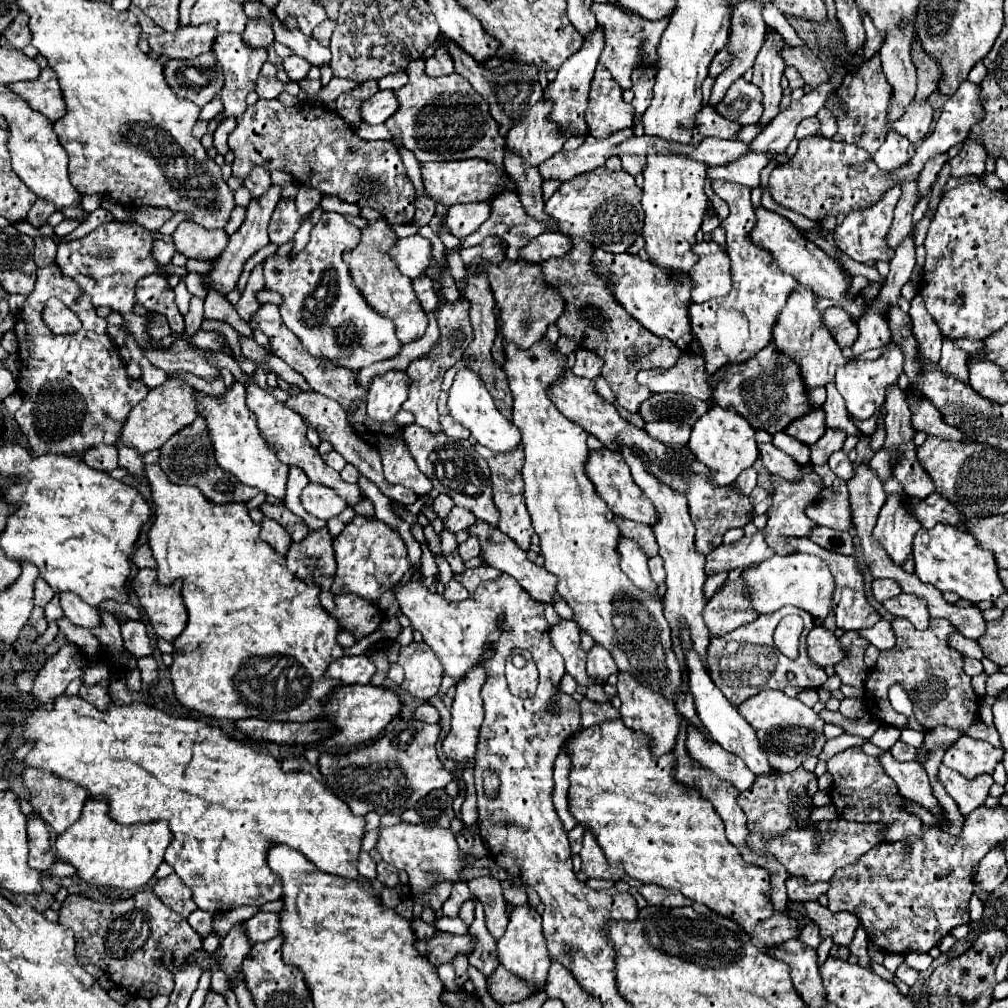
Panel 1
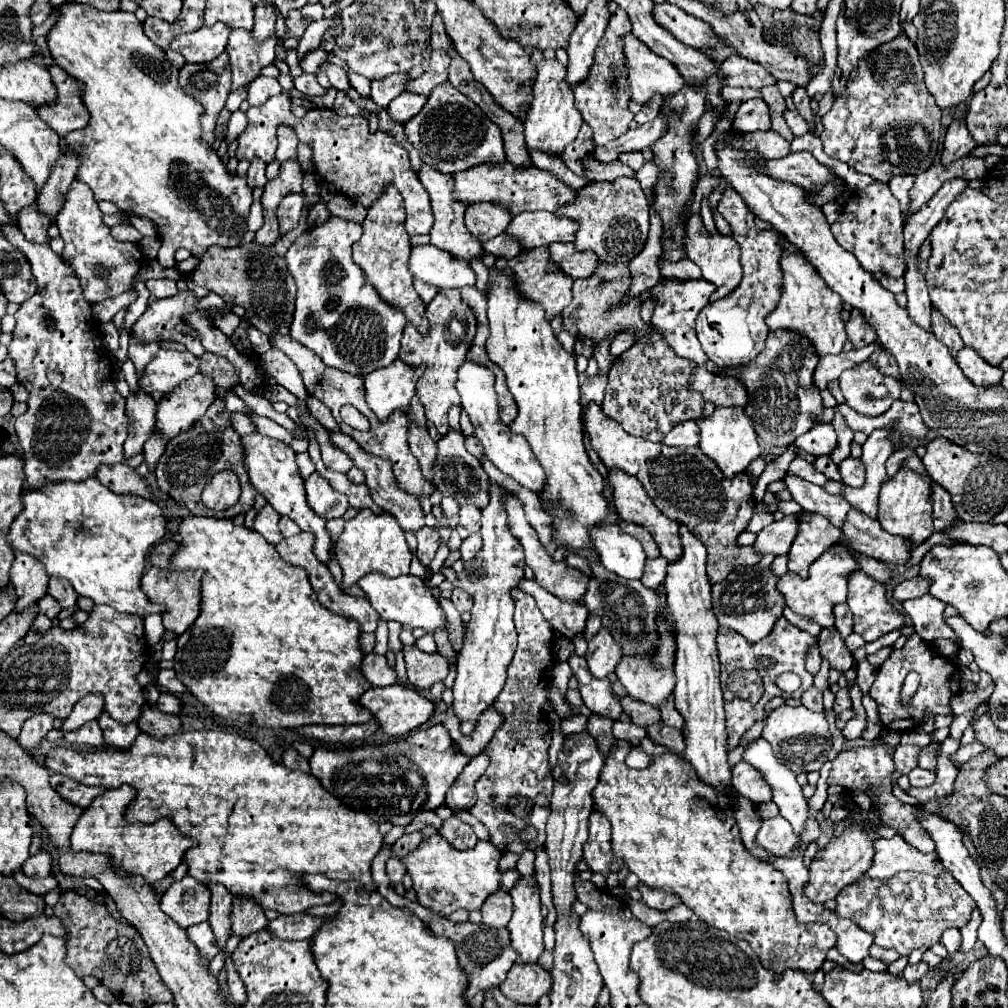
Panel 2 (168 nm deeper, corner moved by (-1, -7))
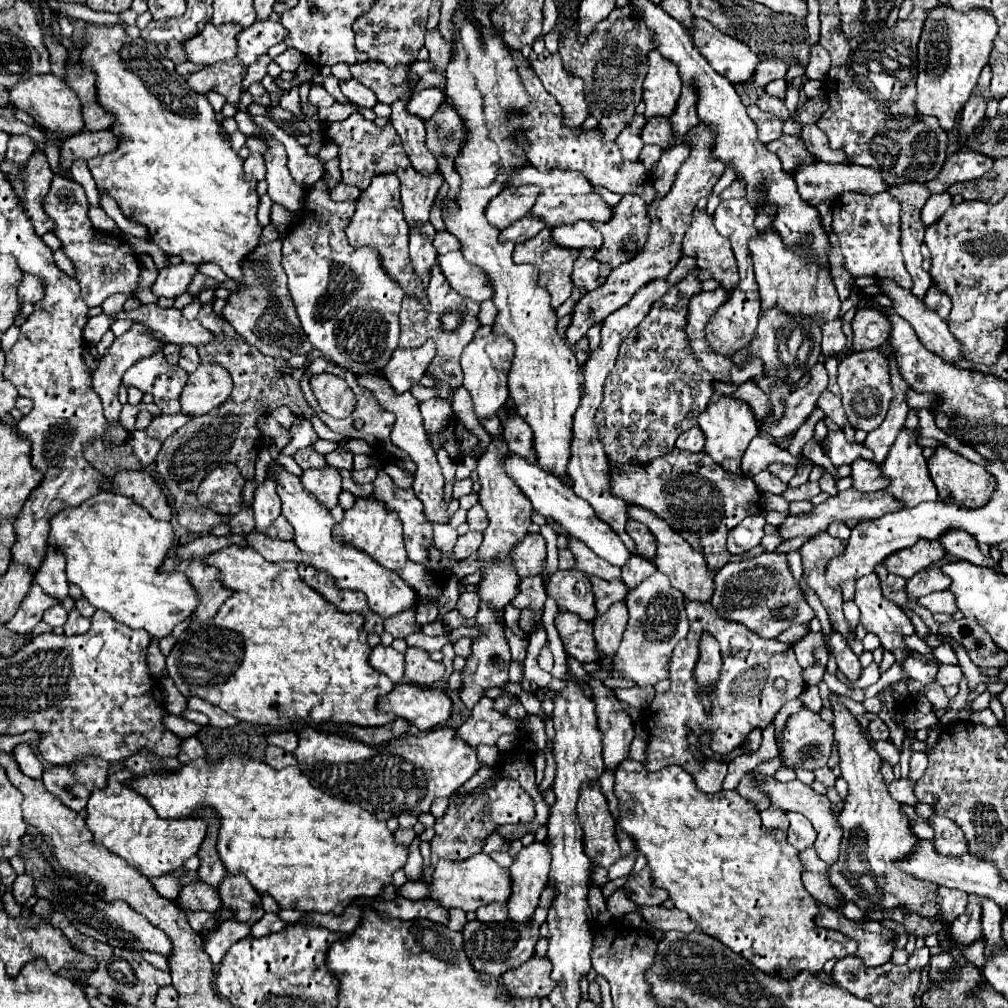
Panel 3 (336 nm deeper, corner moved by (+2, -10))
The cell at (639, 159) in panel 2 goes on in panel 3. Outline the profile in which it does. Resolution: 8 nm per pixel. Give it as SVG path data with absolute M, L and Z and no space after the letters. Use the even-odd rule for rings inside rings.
M633 115L633 119L629 121L629 127L625 127L625 131L621 131L621 135L617 137L617 145L623 153L623 157L629 161L637 161L637 157L639 157L639 151L643 147L641 127L645 123L647 123L645 115Z

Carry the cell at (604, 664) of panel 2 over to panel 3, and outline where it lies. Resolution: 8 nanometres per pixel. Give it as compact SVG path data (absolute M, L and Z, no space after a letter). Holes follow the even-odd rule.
M613 603L603 615L593 621L597 649L603 657L613 655L621 643L623 631L627 627L627 607L625 603Z

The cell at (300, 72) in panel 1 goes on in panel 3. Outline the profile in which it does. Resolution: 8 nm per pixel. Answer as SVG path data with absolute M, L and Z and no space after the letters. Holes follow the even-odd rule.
M311 85L309 101L311 101L315 107L331 107L331 105L335 103L335 99L333 99L321 85Z

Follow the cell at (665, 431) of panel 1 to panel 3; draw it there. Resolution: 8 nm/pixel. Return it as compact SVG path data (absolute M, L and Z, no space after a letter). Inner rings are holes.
M693 427L689 431L685 431L679 439L677 439L677 447L683 451L691 451L691 453L699 453L705 447L705 435L699 427Z

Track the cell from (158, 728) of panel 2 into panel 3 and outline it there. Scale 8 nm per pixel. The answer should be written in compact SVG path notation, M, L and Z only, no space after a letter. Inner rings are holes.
M191 737L191 739L183 739L181 755L179 755L179 761L181 761L183 765L187 765L187 763L199 759L199 757L205 757L205 755L207 755L207 753L205 753L203 745L201 745L195 737Z

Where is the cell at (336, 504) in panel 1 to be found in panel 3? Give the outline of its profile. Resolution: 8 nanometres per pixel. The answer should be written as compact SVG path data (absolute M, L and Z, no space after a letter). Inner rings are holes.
M335 467L325 469L307 469L301 475L301 485L313 493L327 509L337 505L337 497L341 491L341 475Z

